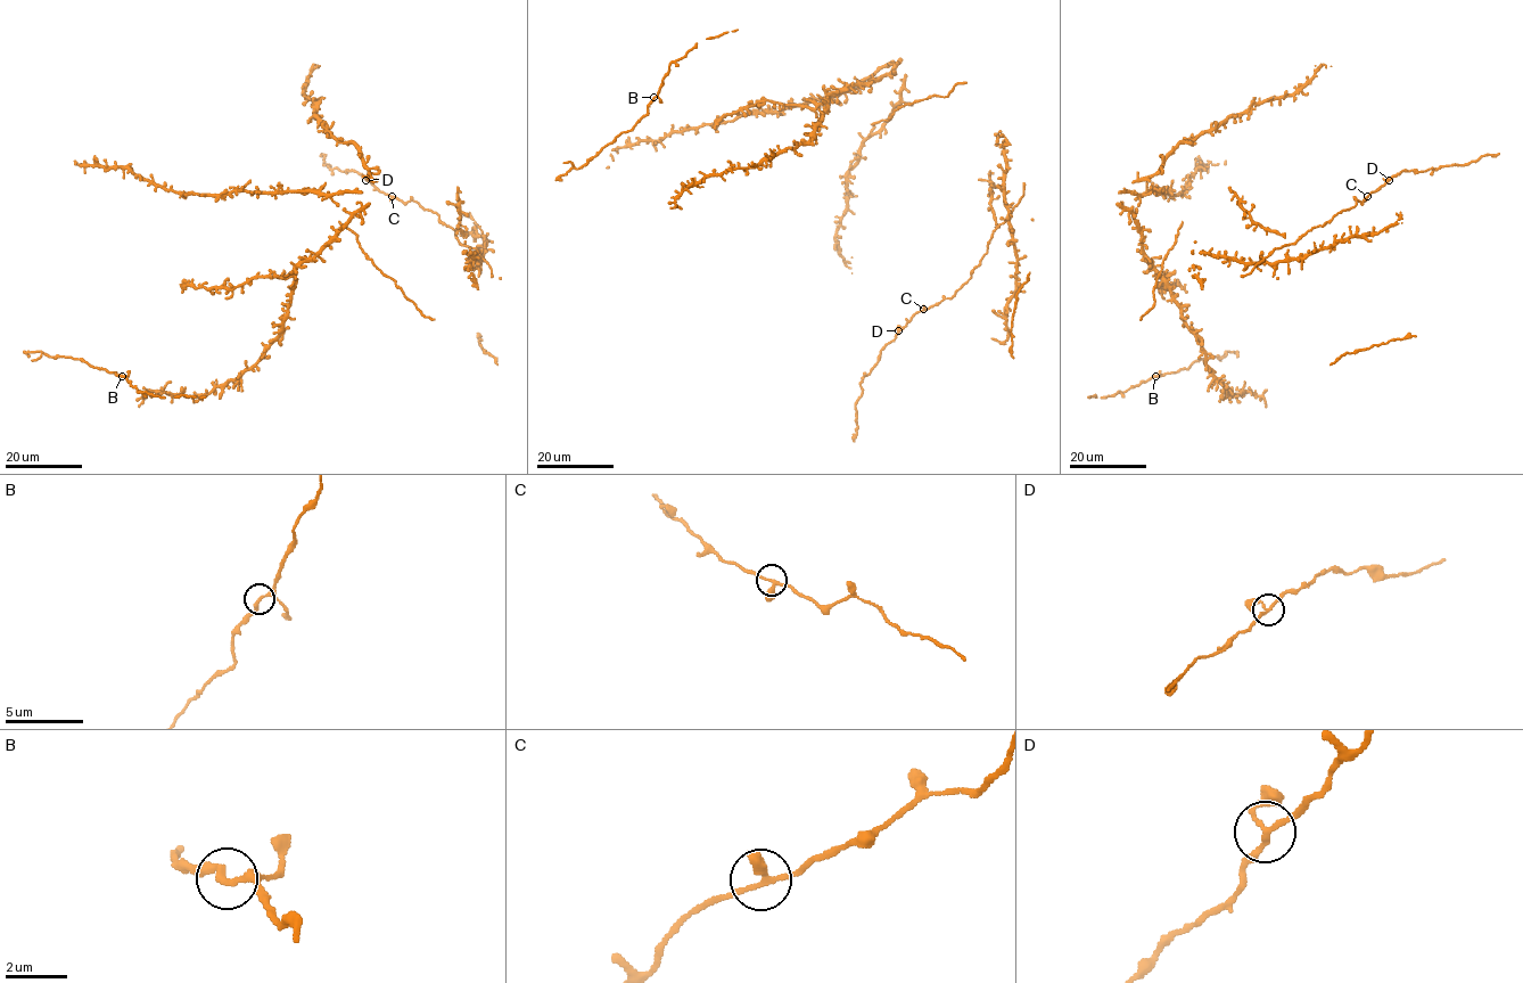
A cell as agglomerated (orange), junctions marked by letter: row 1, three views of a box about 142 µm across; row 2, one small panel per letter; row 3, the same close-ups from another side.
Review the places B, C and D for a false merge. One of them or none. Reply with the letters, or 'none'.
none

